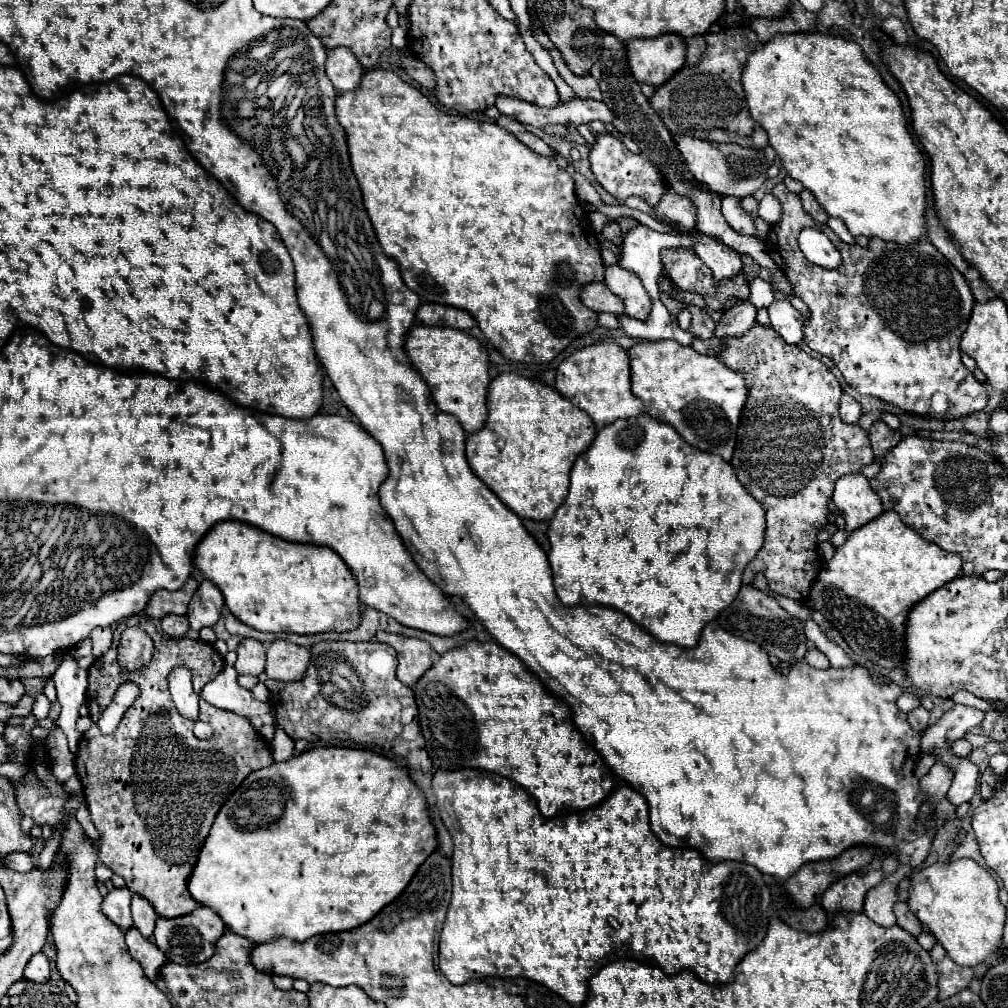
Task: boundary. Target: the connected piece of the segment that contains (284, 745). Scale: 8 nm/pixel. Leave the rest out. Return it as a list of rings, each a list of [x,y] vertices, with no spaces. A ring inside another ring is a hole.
[[[275,726],[275,738],[271,742],[273,760],[275,762],[283,762],[283,760],[291,758],[293,756],[293,746],[295,746],[295,742],[279,726]]]

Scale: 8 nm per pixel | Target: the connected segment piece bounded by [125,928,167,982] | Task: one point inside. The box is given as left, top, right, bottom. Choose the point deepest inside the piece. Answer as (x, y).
(148, 955)

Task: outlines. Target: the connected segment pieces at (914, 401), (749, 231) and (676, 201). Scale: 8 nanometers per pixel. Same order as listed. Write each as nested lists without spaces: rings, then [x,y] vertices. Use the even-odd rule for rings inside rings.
[[[777,184],[773,196],[783,204],[783,218],[769,232],[765,246],[773,262],[791,282],[795,296],[801,298],[811,312],[811,318],[803,326],[803,342],[813,352],[831,358],[845,376],[845,382],[859,394],[875,396],[901,408],[907,414],[953,420],[983,410],[987,404],[987,390],[961,362],[959,340],[967,328],[971,308],[975,304],[975,298],[963,274],[927,240],[899,246],[895,242],[871,238],[869,246],[863,248],[859,244],[841,242],[833,232],[827,232],[827,236],[841,252],[843,262],[835,270],[821,268],[809,262],[797,244],[799,232],[803,228],[815,226],[815,220],[807,216],[799,196],[789,192],[785,184]]]
[[[725,196],[723,198],[723,216],[727,220],[727,224],[739,232],[739,234],[745,234],[745,236],[757,236],[757,228],[755,228],[755,218],[749,216],[741,204],[739,204],[739,198],[735,196]]]
[[[671,188],[665,192],[665,196],[659,200],[659,204],[653,210],[655,210],[657,220],[661,222],[681,224],[687,230],[695,228],[695,220],[697,220],[695,204]]]

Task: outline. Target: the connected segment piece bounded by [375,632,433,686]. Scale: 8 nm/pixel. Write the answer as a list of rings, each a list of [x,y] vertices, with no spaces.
[[[377,632],[375,640],[381,644],[391,644],[395,648],[399,660],[397,678],[405,686],[413,686],[419,680],[419,676],[423,676],[423,672],[427,672],[427,668],[431,668],[433,664],[431,646],[419,638],[405,638],[391,632]]]

